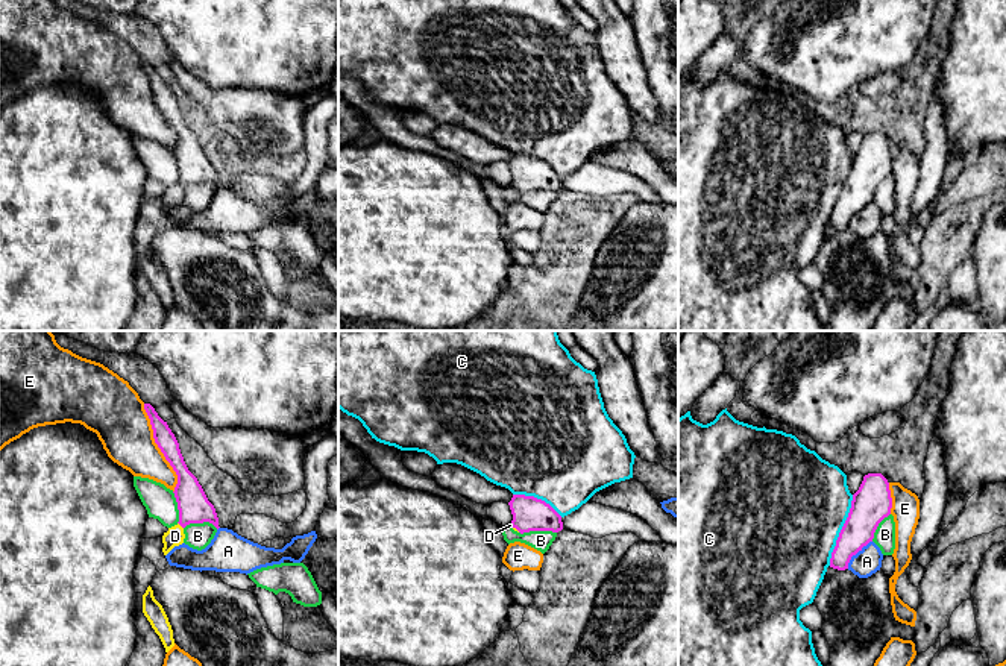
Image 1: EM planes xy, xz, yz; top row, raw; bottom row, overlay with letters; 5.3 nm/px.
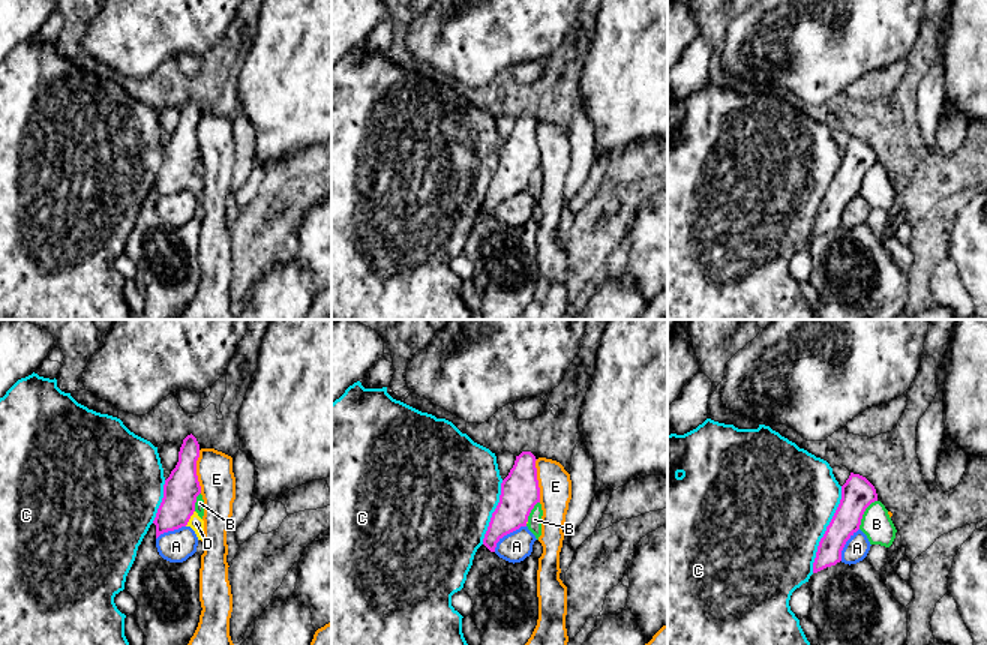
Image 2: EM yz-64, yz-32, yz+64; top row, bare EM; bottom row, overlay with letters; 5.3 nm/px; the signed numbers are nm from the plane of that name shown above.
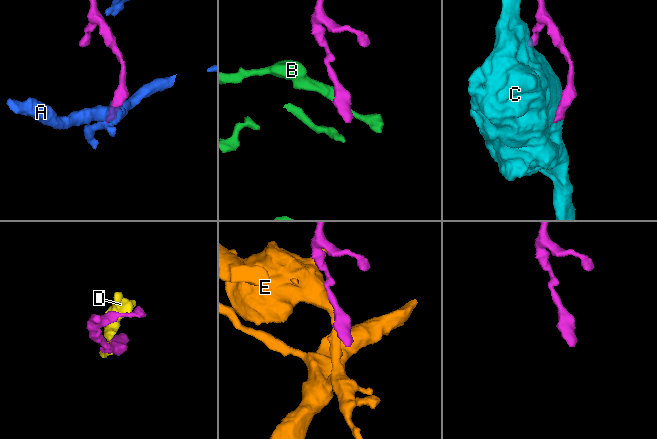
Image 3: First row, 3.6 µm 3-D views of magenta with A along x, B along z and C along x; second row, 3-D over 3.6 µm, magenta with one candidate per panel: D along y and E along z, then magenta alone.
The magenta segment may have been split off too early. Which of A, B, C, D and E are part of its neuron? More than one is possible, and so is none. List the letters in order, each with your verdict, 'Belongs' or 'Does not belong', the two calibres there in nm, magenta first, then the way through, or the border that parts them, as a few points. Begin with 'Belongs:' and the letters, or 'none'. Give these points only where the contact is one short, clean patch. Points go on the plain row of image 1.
Belongs: D
A: Does not belong. Thickness 190 nm (magenta) against 140 nm. Boundary: yz (871, 201), (851, 217), (847, 228)
B: Does not belong. Thickness 180 nm (magenta) against 110 nm. Boundary: xz (556, 191), (519, 193)
C: Does not belong. Thickness 200 nm (magenta) against 500 nm
D: Belongs. Thickness 170 nm (magenta) against 100 nm. Path across: xy (193, 166), (179, 184), (175, 196)
E: Does not belong. Thickness 110 nm (magenta) against 280 nm

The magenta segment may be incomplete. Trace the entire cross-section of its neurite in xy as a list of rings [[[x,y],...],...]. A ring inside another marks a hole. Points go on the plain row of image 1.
[[[144,64],[144,70],[150,79],[155,103],[178,135],[173,153],[178,162],[179,182],[162,196],[162,212],[167,215],[174,206],[184,203],[184,188],[187,185],[209,182],[217,190],[220,187],[214,165],[208,161],[197,138],[188,130],[179,103],[167,82],[158,76],[150,64]]]

